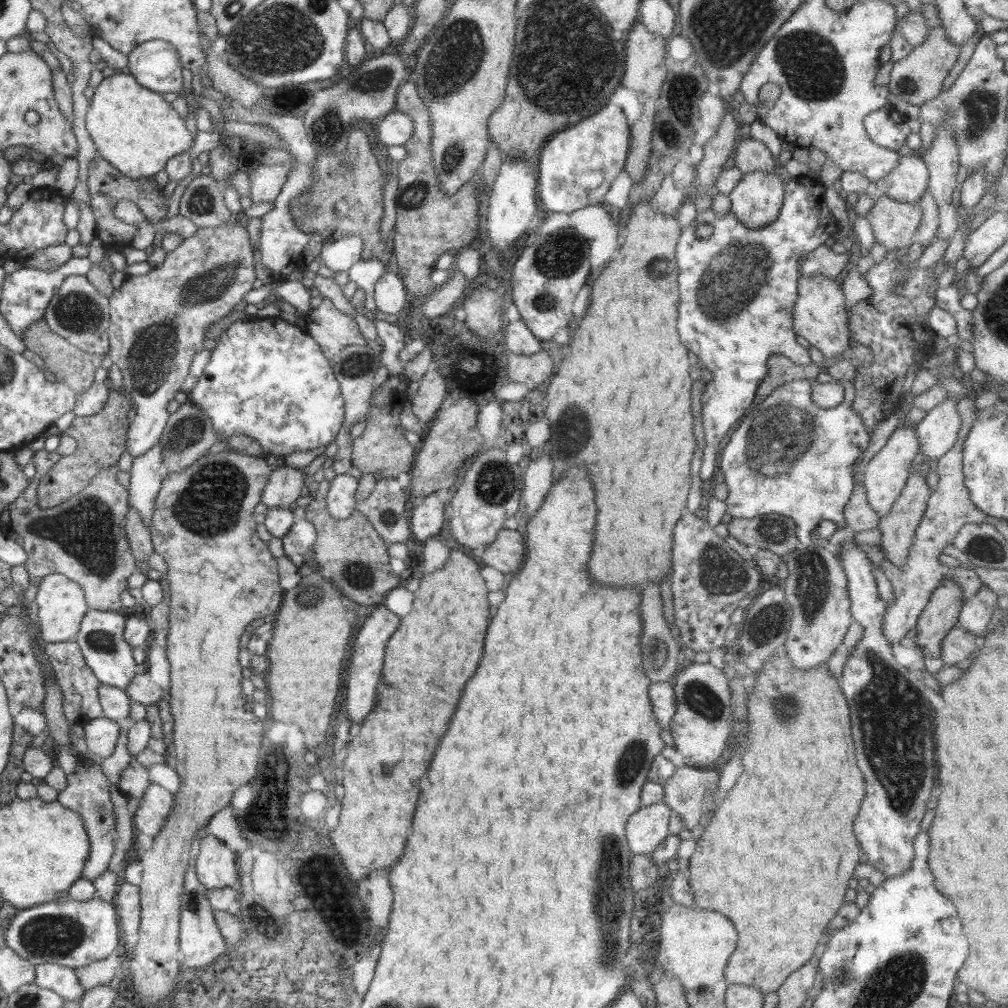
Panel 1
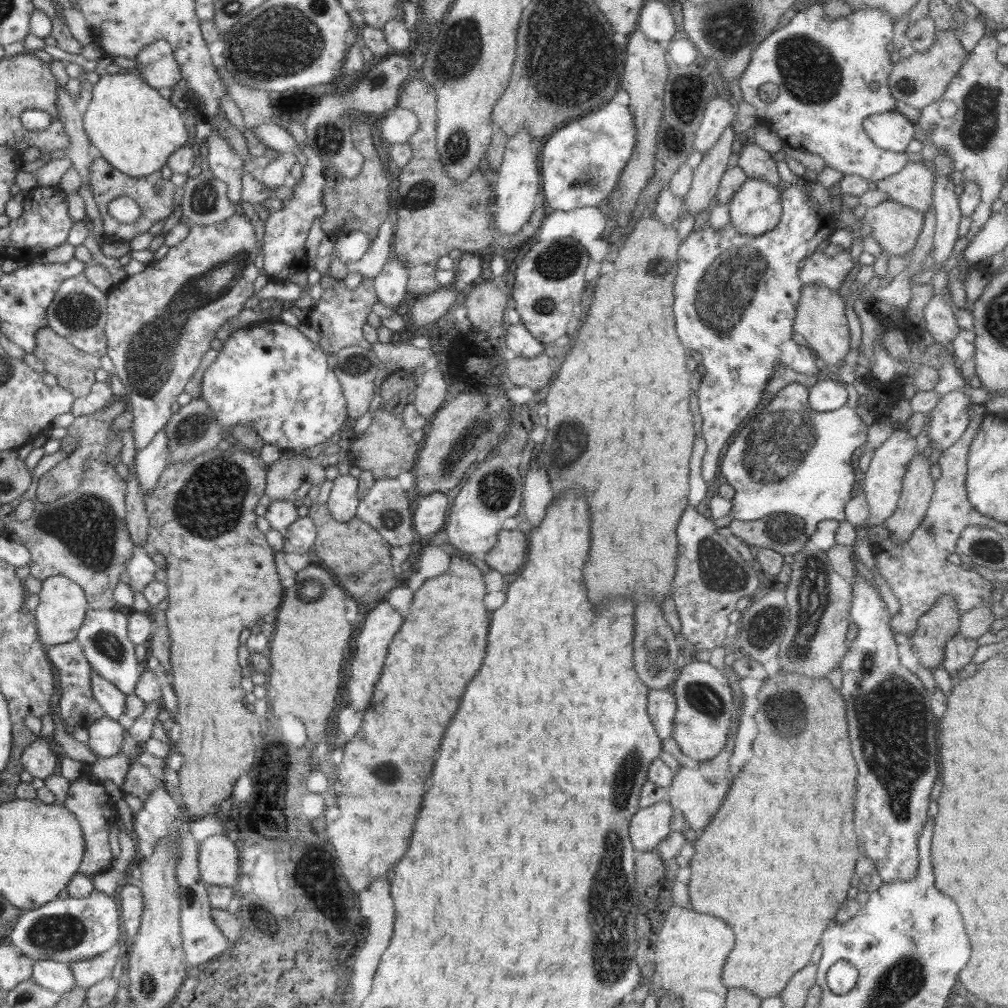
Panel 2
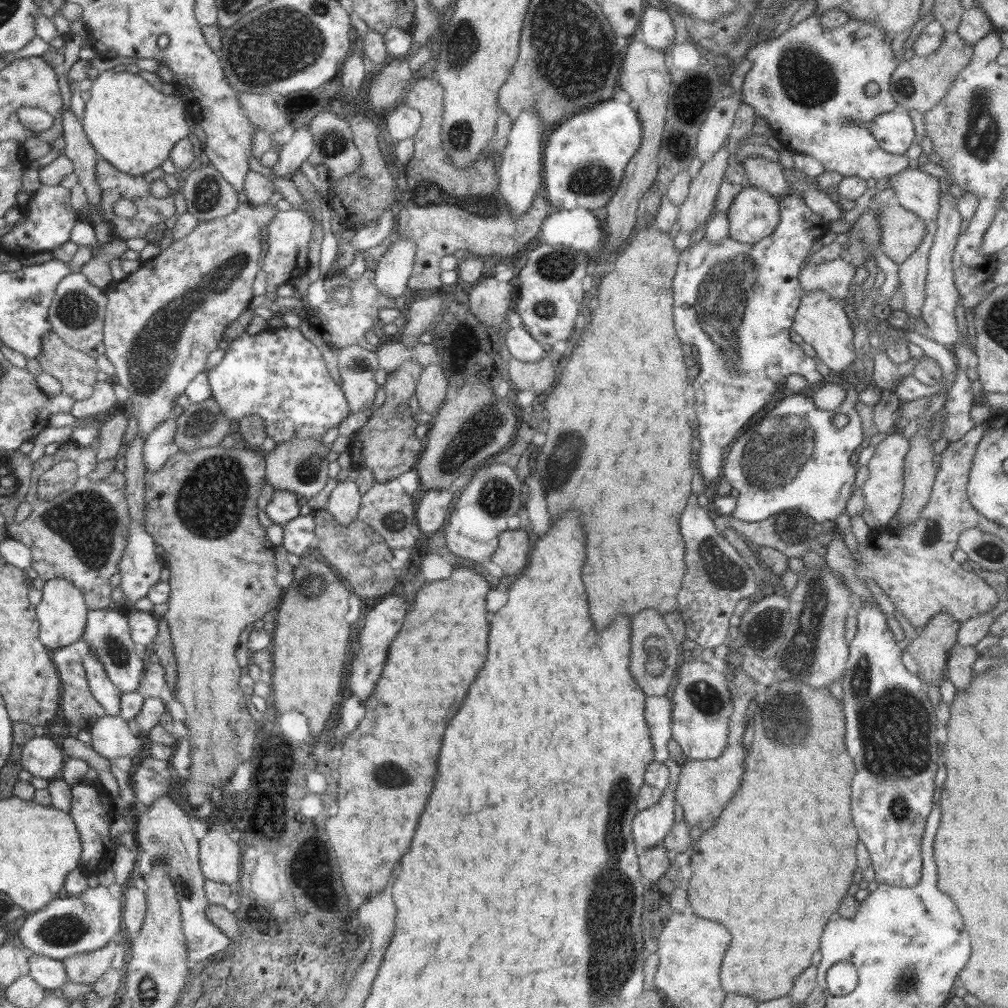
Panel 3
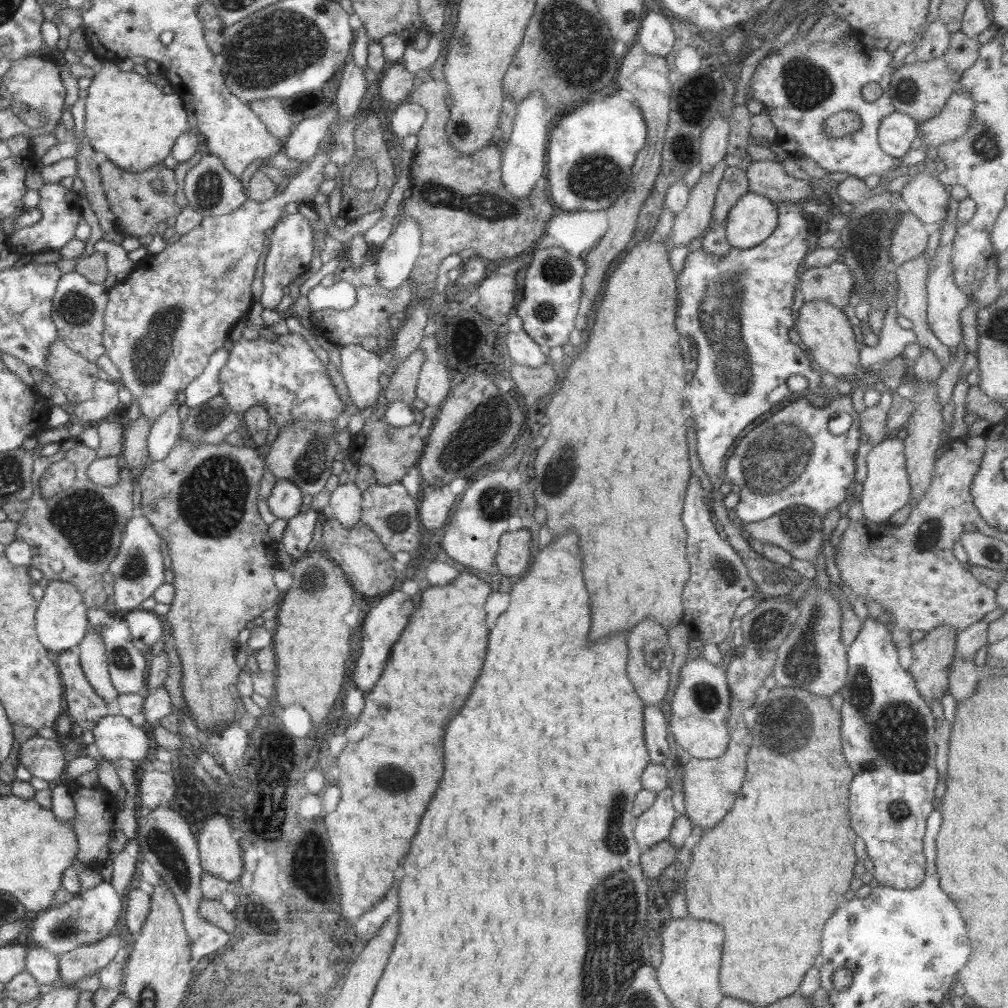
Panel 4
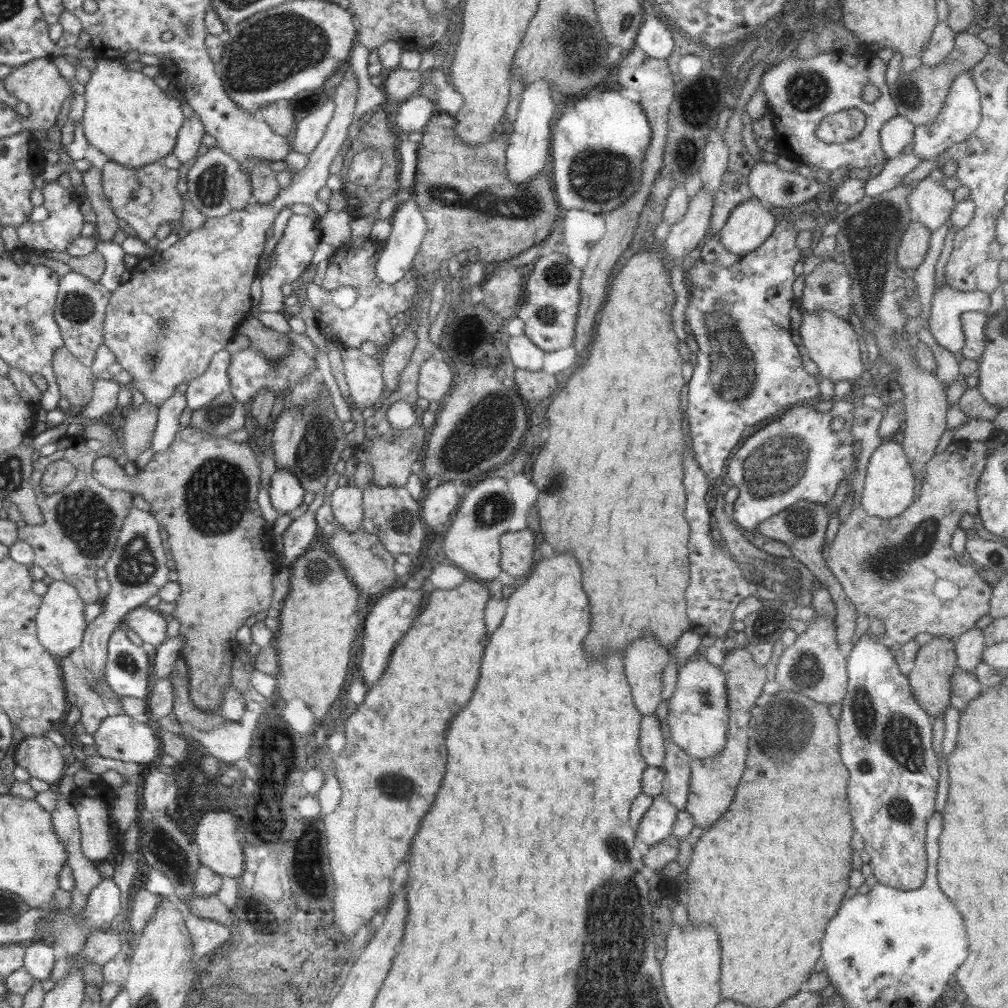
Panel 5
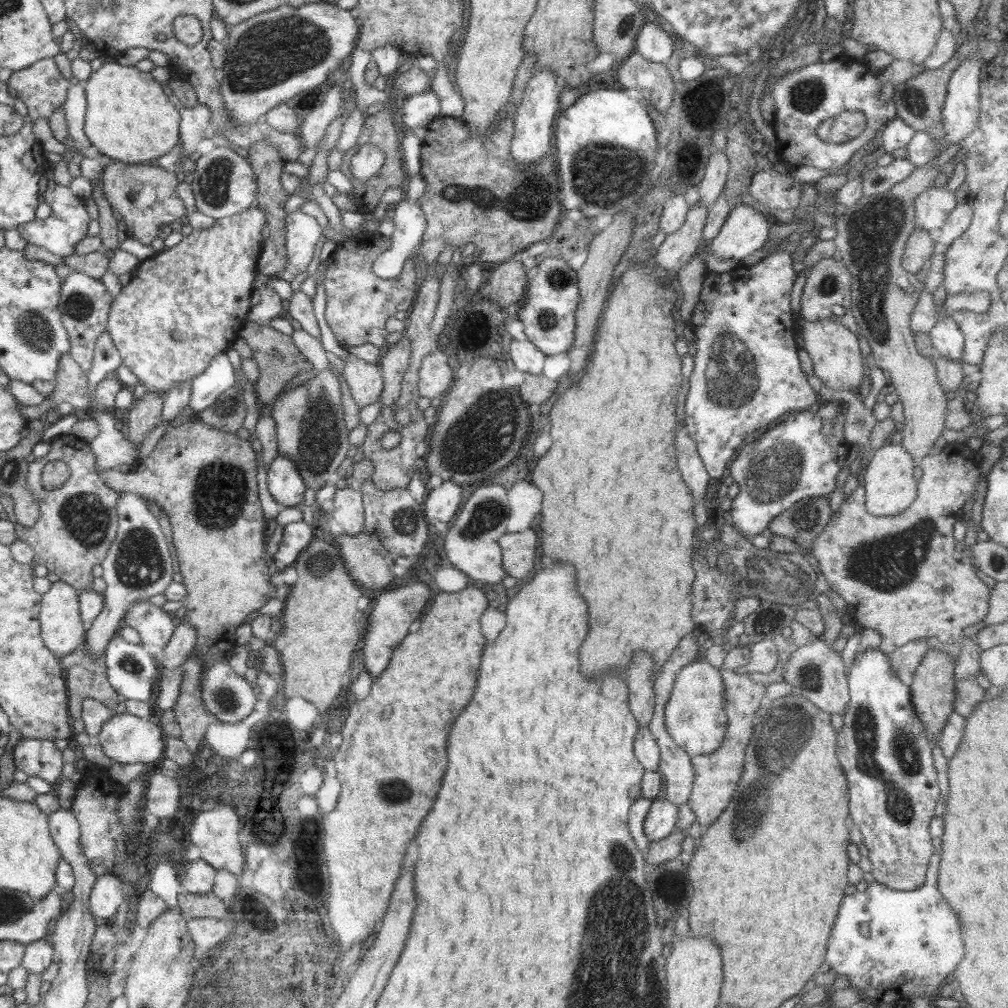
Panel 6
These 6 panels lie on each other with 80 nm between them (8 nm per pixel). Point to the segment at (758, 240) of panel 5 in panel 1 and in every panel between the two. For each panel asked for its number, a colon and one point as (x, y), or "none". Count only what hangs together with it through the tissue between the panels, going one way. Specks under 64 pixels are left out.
1: (757, 199)
2: (755, 209)
3: (754, 213)
4: (753, 219)

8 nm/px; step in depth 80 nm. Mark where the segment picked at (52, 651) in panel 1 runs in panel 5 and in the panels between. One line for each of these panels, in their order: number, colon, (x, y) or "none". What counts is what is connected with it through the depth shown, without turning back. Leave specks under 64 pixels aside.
2: (76, 706)
3: (79, 708)
4: (81, 703)
5: (91, 706)

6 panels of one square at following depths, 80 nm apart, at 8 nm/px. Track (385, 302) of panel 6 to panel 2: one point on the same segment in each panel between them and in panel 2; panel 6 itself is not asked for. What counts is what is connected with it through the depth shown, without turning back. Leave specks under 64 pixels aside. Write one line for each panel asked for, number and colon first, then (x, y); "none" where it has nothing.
2: (340, 313)
3: (360, 315)
4: (374, 305)
5: (368, 318)

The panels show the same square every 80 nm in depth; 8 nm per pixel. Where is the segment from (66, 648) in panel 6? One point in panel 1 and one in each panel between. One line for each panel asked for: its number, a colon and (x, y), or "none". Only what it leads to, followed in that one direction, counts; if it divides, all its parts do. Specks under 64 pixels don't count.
1: (61, 602)
2: (62, 607)
3: (62, 613)
4: (61, 623)
5: (60, 624)

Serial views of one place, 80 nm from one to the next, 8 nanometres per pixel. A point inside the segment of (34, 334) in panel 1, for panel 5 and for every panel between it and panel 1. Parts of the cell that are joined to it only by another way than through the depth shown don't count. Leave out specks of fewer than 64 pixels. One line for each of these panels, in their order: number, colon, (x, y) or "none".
2: (74, 369)
3: (76, 371)
4: (74, 375)
5: (75, 381)

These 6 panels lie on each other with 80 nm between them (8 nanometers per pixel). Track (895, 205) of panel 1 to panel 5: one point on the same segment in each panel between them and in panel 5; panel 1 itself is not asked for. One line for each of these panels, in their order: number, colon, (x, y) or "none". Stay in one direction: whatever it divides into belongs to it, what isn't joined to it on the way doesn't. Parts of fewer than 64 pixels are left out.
2: (896, 227)
3: (901, 231)
4: (910, 238)
5: (914, 244)

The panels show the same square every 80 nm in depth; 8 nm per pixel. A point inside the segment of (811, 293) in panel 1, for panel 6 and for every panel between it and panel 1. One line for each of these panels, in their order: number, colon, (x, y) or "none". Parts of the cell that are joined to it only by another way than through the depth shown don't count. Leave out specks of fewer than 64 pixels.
2: (820, 318)
3: (821, 320)
4: (824, 328)
5: (832, 343)
6: (833, 347)

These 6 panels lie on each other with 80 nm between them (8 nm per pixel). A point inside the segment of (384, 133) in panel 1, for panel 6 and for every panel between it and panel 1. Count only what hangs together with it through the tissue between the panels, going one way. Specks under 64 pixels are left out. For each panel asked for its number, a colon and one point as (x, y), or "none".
2: (400, 124)
3: (404, 122)
4: (408, 118)
5: (414, 113)
6: (420, 109)

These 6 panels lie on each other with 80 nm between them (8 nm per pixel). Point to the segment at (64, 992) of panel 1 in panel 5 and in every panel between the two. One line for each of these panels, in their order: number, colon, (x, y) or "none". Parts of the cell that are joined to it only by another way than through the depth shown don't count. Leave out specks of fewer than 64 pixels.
2: (55, 976)
3: (48, 973)
4: (43, 965)
5: (39, 958)

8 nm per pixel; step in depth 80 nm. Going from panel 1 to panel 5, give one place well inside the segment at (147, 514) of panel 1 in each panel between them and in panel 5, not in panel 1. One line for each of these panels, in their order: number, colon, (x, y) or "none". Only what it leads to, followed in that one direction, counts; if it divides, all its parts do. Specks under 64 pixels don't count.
2: (150, 461)
3: (159, 445)
4: (164, 433)
5: (169, 413)

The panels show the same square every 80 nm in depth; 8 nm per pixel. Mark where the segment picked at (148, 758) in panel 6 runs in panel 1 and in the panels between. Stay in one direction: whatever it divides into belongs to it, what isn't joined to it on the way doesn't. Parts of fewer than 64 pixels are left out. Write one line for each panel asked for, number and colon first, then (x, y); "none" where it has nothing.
1: (101, 734)
2: (105, 734)
3: (111, 737)
4: (116, 737)
5: (119, 737)

